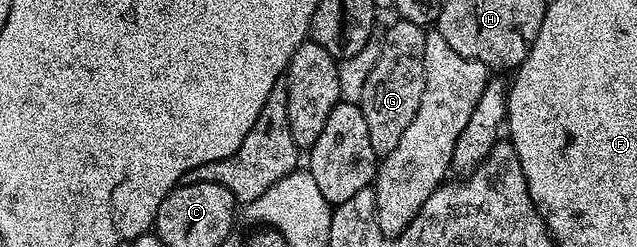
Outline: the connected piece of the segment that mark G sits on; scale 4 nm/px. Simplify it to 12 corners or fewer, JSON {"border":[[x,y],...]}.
{"border":[[400,18],[360,101],[371,150],[391,154],[425,85],[426,29]]}

